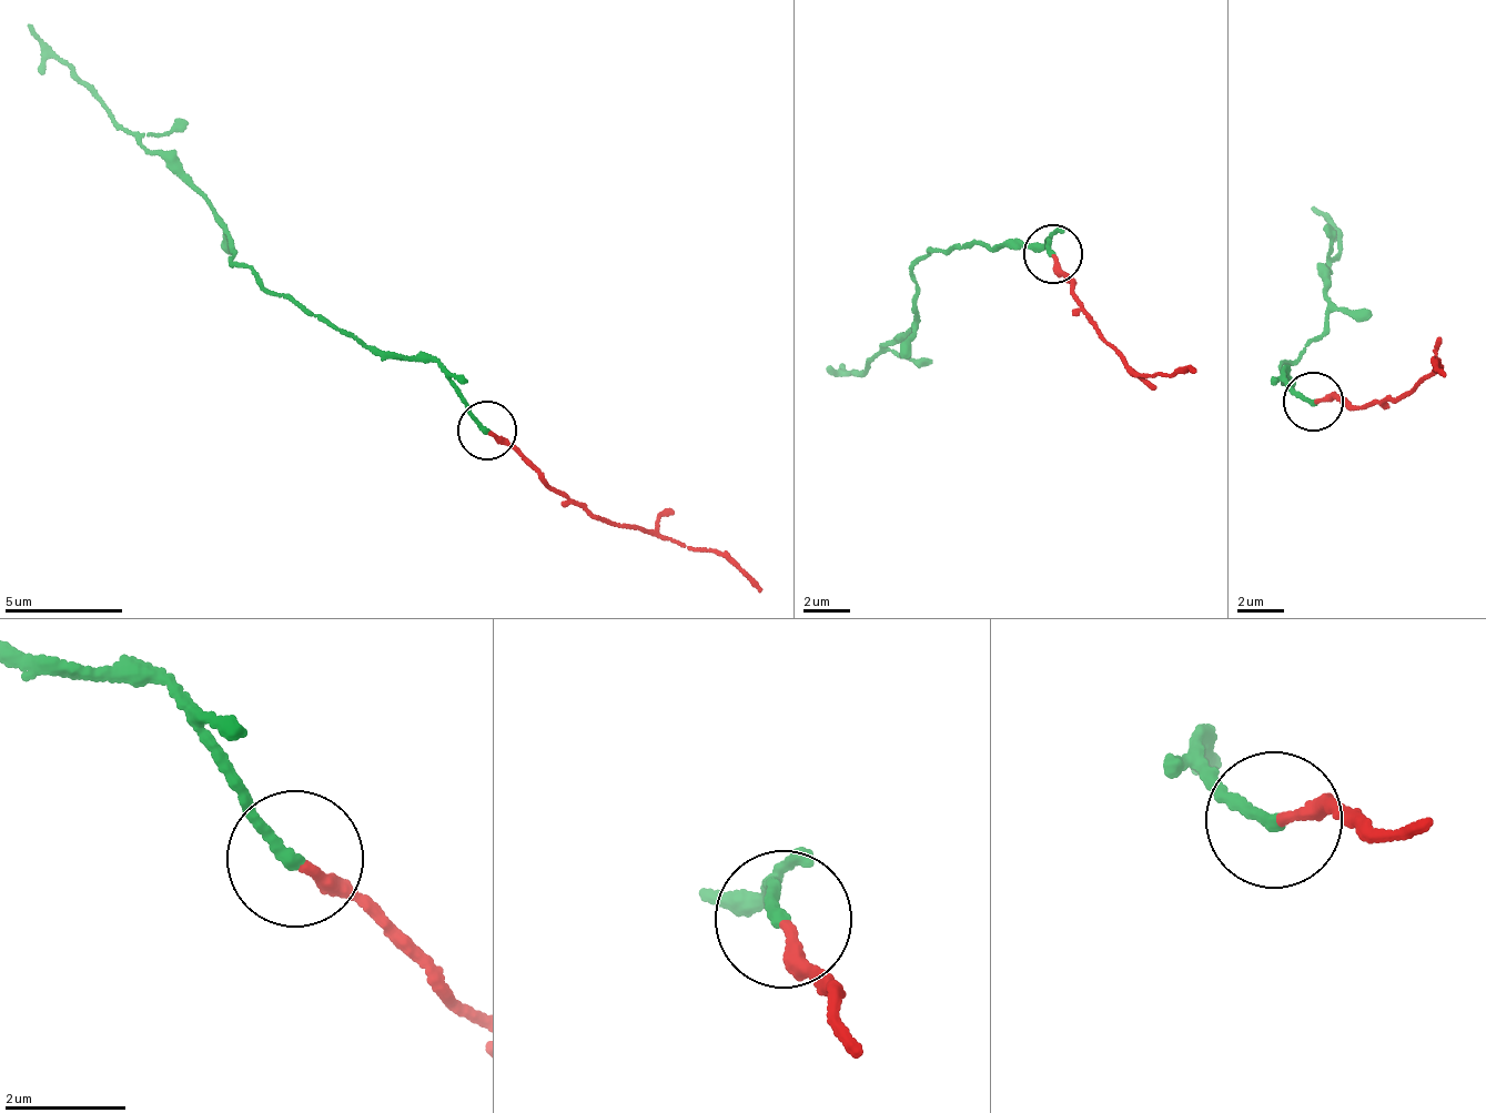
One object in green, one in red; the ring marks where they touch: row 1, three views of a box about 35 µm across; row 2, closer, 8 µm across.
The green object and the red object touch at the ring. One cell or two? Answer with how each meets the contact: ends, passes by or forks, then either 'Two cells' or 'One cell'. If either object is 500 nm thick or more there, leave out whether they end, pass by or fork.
At the ring green ends. At the ring red ends. One cell

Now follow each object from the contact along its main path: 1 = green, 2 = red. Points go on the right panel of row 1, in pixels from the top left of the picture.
1: (1314, 400), (1284, 375), (1292, 386), (1280, 367), (1326, 330), (1331, 303), (1326, 266), (1341, 228), (1311, 210)
2: (1314, 400), (1360, 408), (1387, 403), (1435, 370), (1436, 358), (1442, 378)

